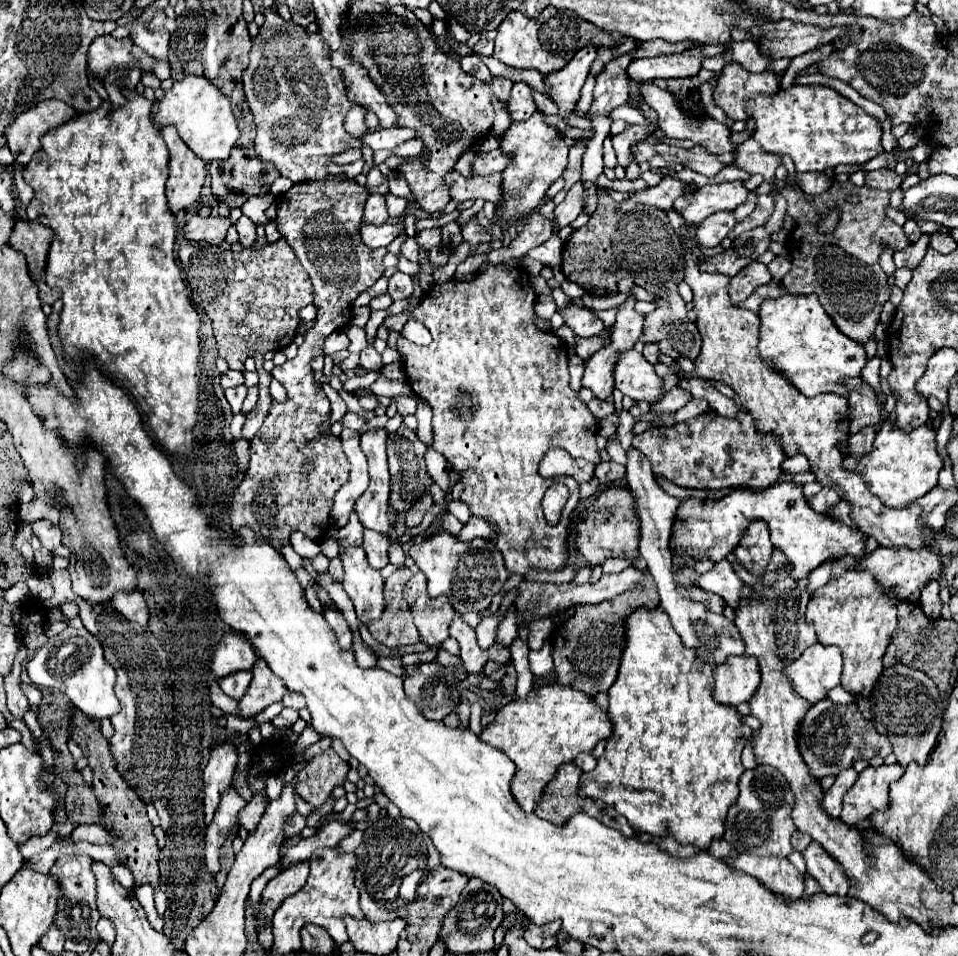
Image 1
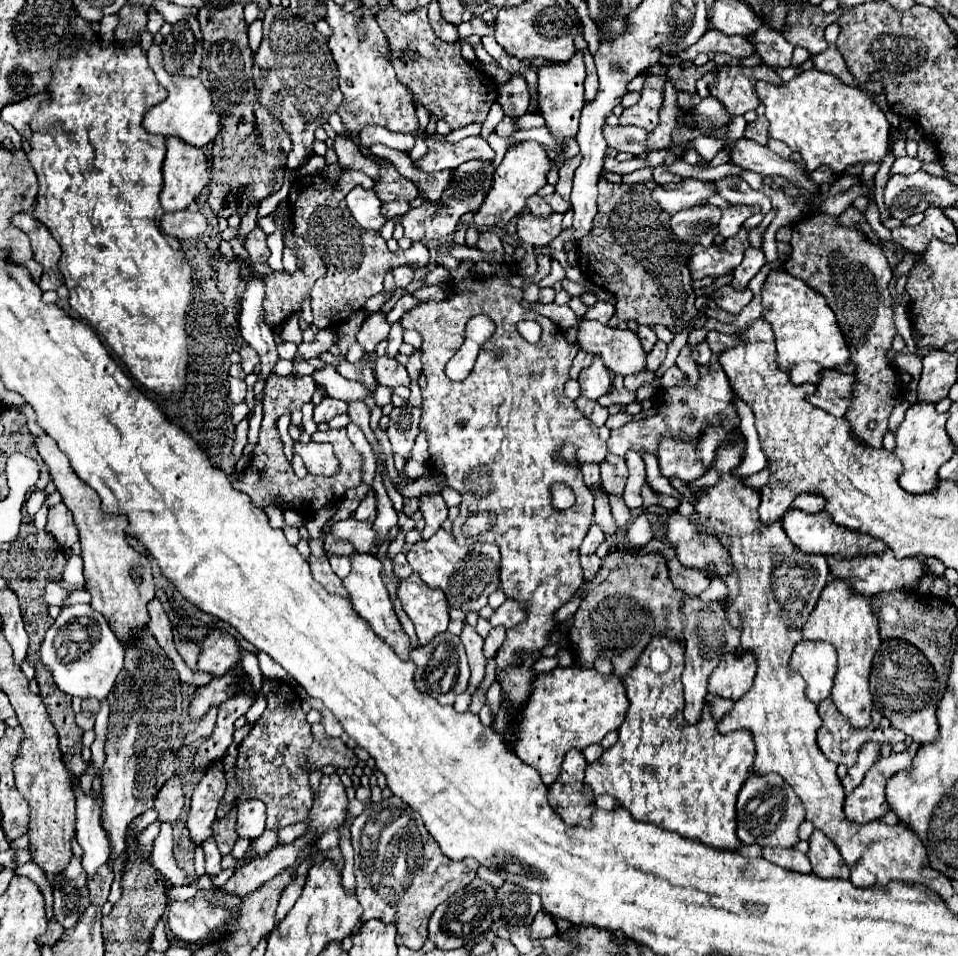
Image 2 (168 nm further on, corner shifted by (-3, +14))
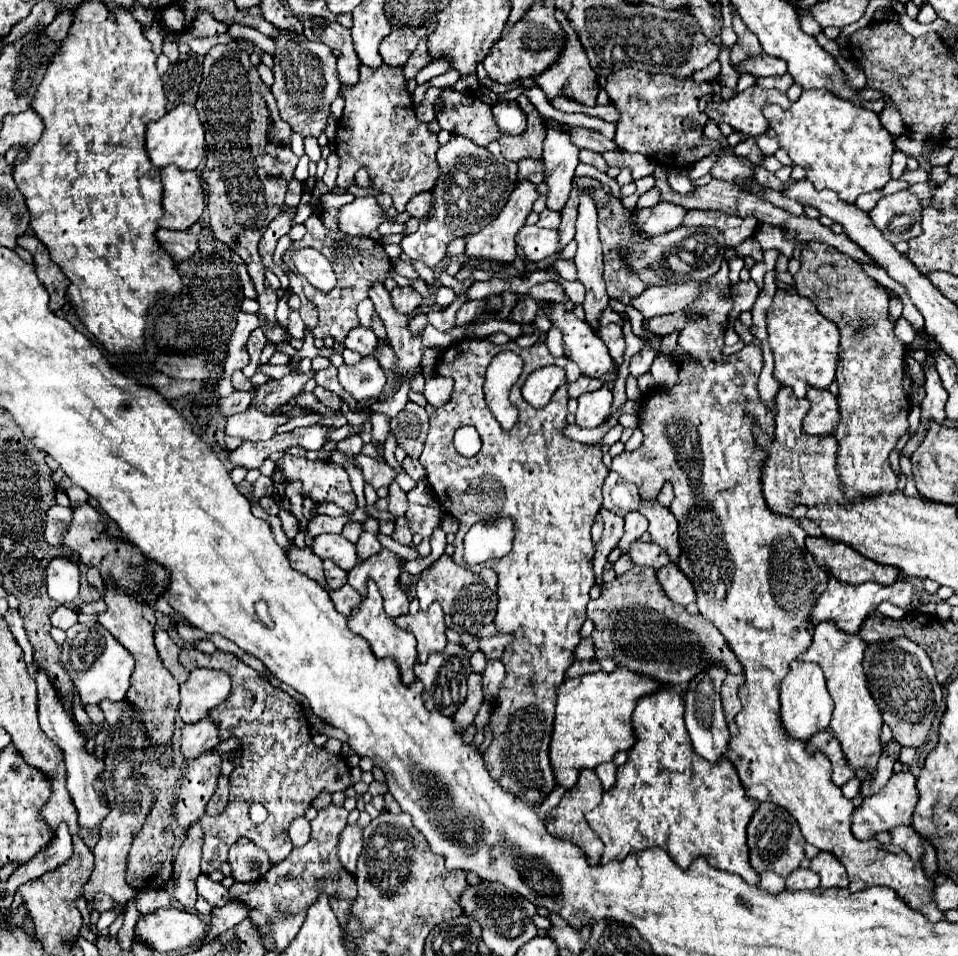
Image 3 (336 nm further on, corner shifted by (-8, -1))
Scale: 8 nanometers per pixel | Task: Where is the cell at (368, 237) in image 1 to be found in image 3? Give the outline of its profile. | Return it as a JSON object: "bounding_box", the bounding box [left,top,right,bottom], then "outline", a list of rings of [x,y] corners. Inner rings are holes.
{"bounding_box":[338,196,392,238],"outline":[[[376,196],[356,198],[352,204],[346,204],[338,212],[338,228],[350,236],[368,238],[382,222],[392,220],[376,202]]]}

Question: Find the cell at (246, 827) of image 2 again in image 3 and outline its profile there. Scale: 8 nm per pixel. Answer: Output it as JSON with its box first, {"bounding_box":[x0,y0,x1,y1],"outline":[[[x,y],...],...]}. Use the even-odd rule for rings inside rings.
{"bounding_box":[228,838,270,882],"outline":[[[240,838],[232,848],[228,862],[232,866],[232,876],[238,882],[250,882],[262,878],[270,870],[266,852],[262,852],[252,840]]]}

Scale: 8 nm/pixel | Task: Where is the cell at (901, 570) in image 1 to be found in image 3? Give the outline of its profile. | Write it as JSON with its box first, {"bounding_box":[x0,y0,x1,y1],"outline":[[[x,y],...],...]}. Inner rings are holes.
{"bounding_box":[810,576,914,632],"outline":[[[830,576],[828,588],[822,592],[822,596],[818,598],[818,604],[812,610],[810,624],[816,626],[822,620],[834,620],[840,630],[844,630],[844,632],[858,632],[862,622],[866,620],[866,616],[872,614],[882,600],[888,600],[888,602],[892,602],[896,606],[908,606],[912,592],[914,592],[914,586],[908,580],[904,580],[902,576],[898,576],[898,580],[894,584],[890,584],[890,586],[880,586],[876,582],[864,582],[864,584],[852,586],[852,584],[844,584],[844,582],[836,580],[834,576]]]}

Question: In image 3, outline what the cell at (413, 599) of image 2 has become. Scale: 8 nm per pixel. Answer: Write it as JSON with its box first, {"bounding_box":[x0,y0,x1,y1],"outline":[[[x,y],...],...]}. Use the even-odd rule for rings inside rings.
{"bounding_box":[394,602,446,662],"outline":[[[432,602],[428,610],[420,610],[410,616],[394,618],[394,624],[402,630],[408,630],[416,636],[418,642],[418,662],[426,662],[432,652],[444,652],[446,640],[446,624],[444,612],[438,602]]]}

